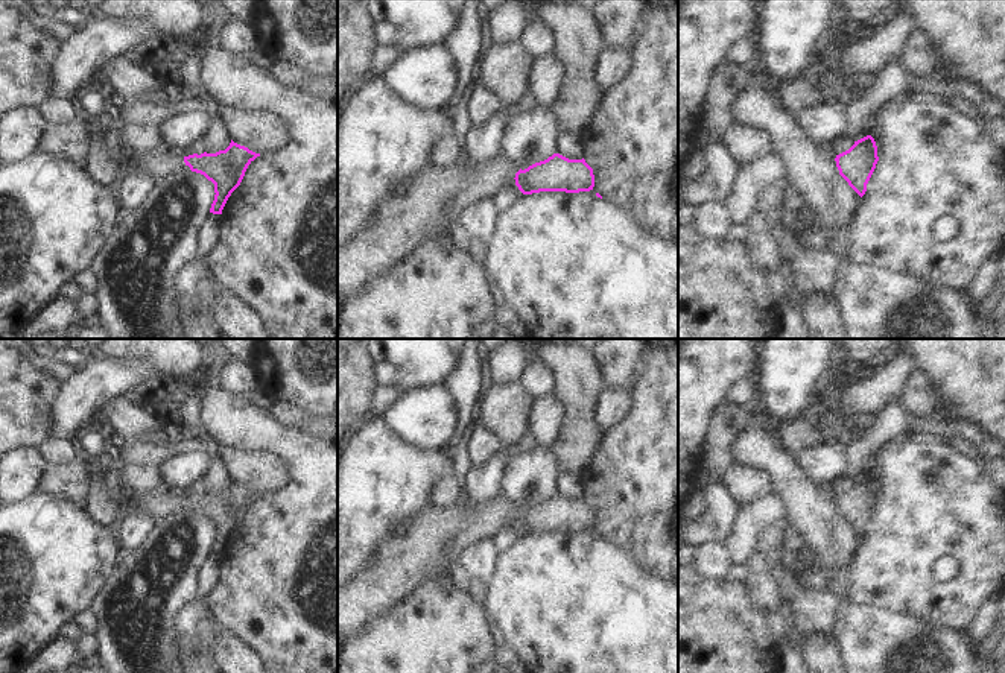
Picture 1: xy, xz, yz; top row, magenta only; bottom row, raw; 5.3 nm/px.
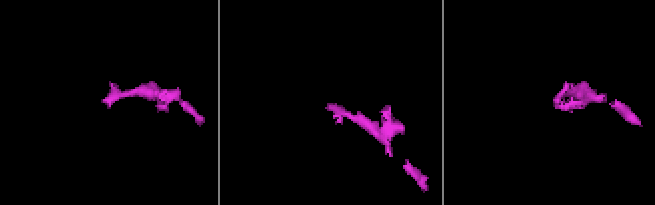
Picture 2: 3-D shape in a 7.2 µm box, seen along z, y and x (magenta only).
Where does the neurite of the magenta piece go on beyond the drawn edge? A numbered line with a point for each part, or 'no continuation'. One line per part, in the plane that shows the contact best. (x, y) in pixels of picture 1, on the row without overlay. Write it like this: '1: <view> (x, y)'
1: xz (417, 550)

